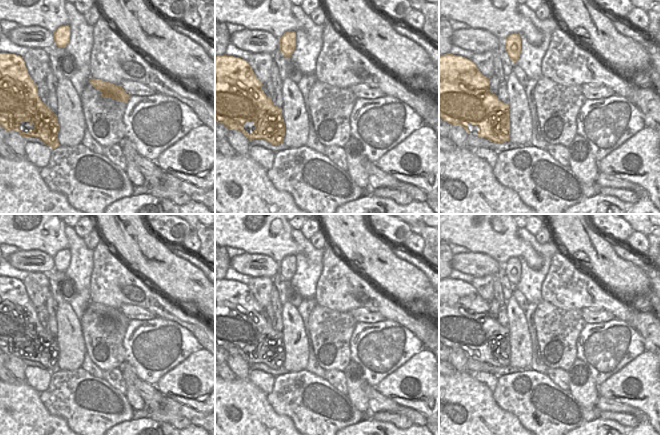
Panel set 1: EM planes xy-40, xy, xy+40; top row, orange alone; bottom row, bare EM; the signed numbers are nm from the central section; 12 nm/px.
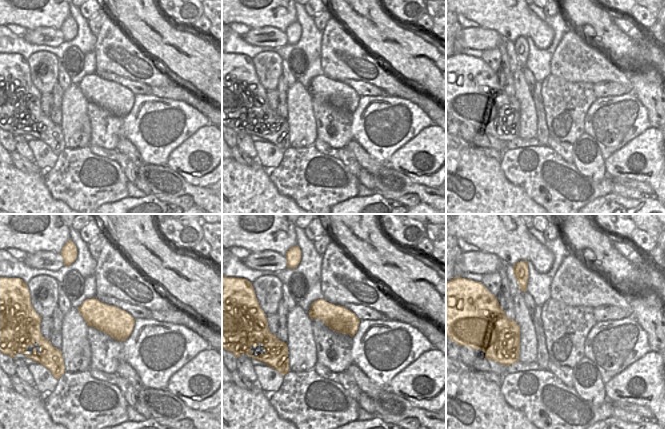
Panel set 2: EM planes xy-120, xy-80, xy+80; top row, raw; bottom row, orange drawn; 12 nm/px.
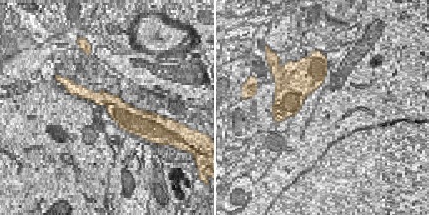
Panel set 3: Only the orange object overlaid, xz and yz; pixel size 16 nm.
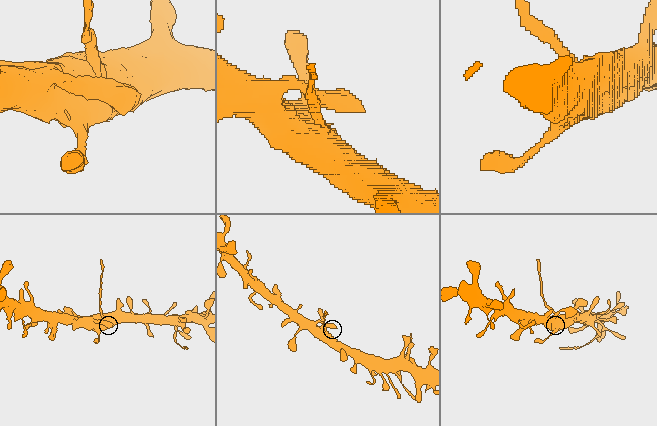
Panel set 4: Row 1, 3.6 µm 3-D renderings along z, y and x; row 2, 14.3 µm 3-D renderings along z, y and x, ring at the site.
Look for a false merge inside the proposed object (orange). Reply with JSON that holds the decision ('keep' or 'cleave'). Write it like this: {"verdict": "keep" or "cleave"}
{"verdict": "cleave"}

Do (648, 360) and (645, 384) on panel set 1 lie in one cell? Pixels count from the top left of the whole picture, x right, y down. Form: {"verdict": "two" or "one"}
{"verdict": "one"}

